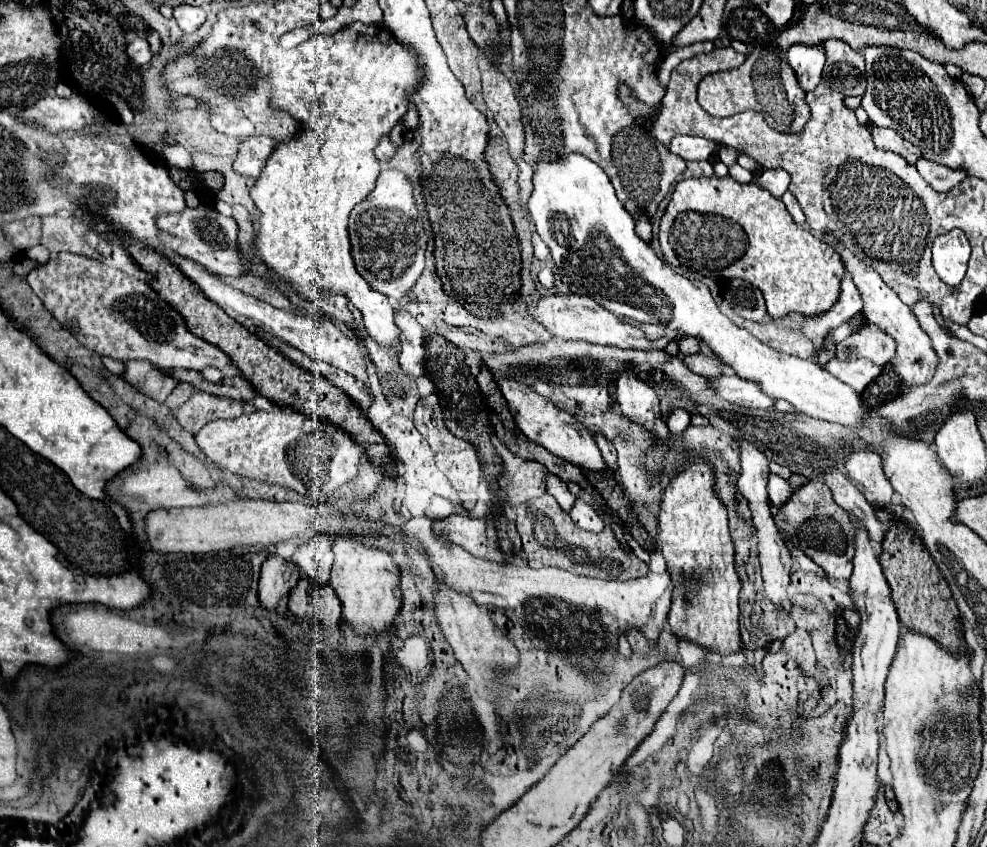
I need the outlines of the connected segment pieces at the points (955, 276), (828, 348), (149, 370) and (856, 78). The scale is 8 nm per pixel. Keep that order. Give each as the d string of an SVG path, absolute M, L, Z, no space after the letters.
M954 228L948 234L942 234L934 240L932 246L932 264L936 274L946 284L960 284L966 270L971 253L971 246L966 234Z
M827 337L824 343L825 347L818 354L818 365L824 368L825 364L829 362L834 356L836 347L832 341Z
M126 362L120 378L156 402L164 402L172 386L178 384L172 374L162 372L150 362Z
M826 40L822 46L826 52L824 82L844 96L862 96L866 88L862 52L852 50L840 40Z

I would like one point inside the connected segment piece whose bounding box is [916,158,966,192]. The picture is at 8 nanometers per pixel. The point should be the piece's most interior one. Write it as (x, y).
(941, 178)

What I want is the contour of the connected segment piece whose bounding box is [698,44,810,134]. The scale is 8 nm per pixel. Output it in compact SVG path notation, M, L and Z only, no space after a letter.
M754 46L746 62L740 68L728 72L716 72L702 78L698 86L698 102L712 116L732 116L742 110L758 110L764 114L766 124L782 134L800 134L810 120L810 108L804 100L804 92L796 86L794 70L790 70L784 56L776 56L780 50L772 46Z

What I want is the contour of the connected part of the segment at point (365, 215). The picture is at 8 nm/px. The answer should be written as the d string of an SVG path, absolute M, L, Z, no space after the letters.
M382 170L376 188L354 206L348 222L352 244L352 258L358 274L378 292L386 294L394 304L402 300L424 270L426 230L424 220L418 216L412 198L412 184L406 174L396 170Z

